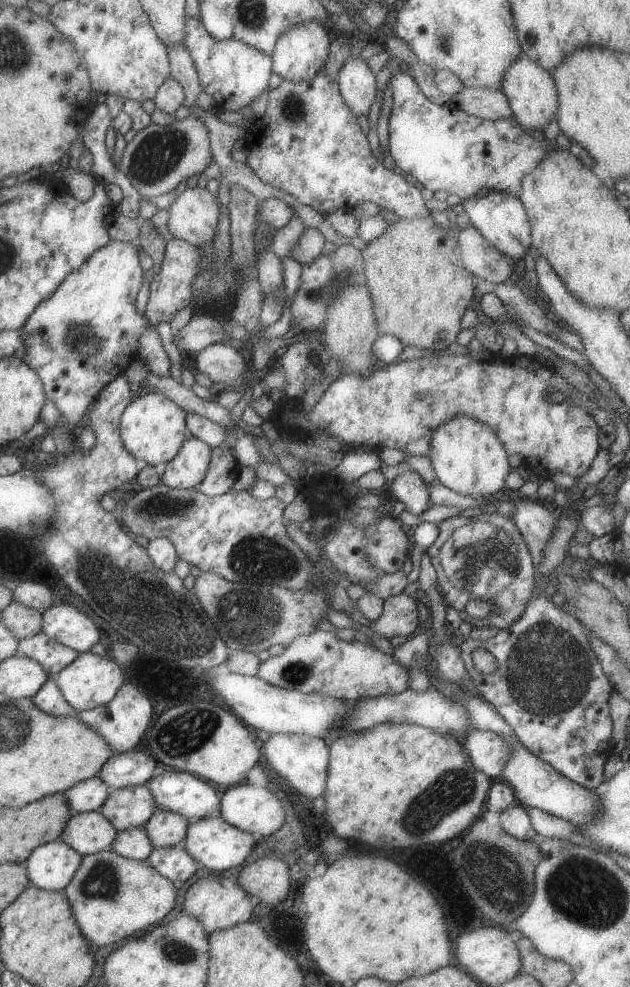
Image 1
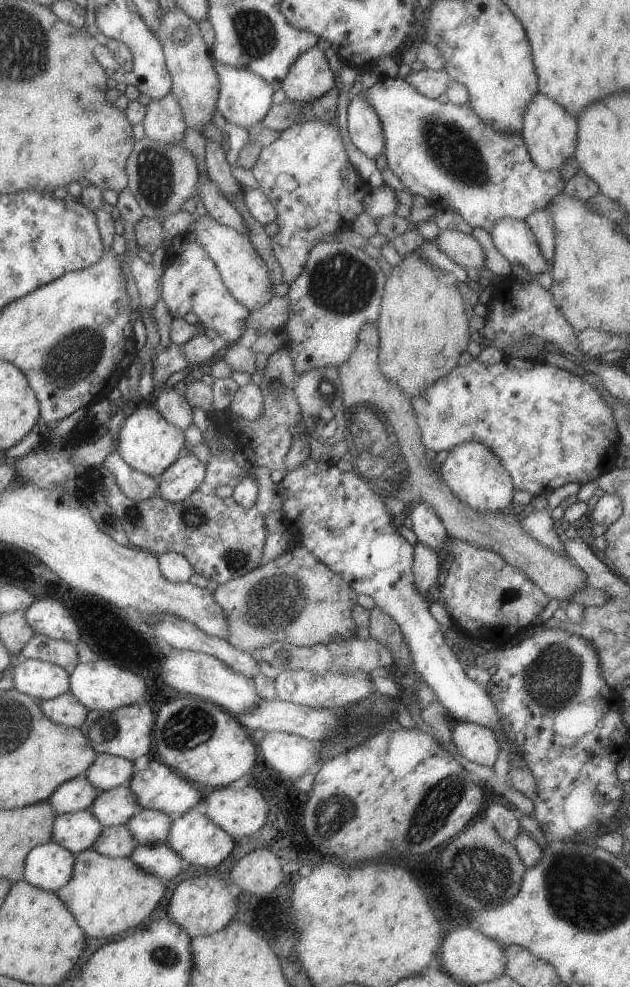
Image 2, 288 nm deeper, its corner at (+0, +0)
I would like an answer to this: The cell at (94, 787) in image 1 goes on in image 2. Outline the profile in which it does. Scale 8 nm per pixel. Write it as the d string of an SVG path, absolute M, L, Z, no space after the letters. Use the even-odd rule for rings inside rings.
M77 776L57 786L57 790L49 796L47 802L57 812L57 816L61 816L61 814L75 814L79 810L89 810L97 796L99 790L93 788L93 784L85 776Z

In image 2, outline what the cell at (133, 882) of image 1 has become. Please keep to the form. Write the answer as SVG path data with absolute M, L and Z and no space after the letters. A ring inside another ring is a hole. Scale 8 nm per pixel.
M83 850L75 856L73 874L55 894L65 902L87 938L113 938L139 926L165 894L165 880L147 874L131 858L109 858L95 850Z

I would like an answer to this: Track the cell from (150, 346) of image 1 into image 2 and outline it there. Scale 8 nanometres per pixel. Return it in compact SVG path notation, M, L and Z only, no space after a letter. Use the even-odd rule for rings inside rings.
M173 386L173 388L167 388L167 390L161 388L153 406L167 422L175 424L181 430L185 430L191 424L191 408L193 406L183 396L181 386Z

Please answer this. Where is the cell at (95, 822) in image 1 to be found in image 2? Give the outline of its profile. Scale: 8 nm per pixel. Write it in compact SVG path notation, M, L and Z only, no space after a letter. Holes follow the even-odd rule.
M79 810L75 814L61 814L53 826L53 842L61 844L73 856L89 850L101 836L103 826L91 810Z

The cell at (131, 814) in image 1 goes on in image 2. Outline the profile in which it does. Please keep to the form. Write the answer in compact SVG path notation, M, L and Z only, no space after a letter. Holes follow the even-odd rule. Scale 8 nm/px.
M125 784L125 786L113 788L113 790L101 792L93 800L89 810L101 822L103 828L111 828L111 826L125 826L143 808L139 806L133 790Z

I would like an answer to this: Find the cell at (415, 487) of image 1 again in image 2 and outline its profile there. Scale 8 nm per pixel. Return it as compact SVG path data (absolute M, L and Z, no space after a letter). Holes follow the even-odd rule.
M421 502L421 504L413 504L411 508L411 532L417 536L419 544L425 544L429 548L441 548L441 544L445 544L449 540L449 534L441 522L441 518L435 514L435 510Z

